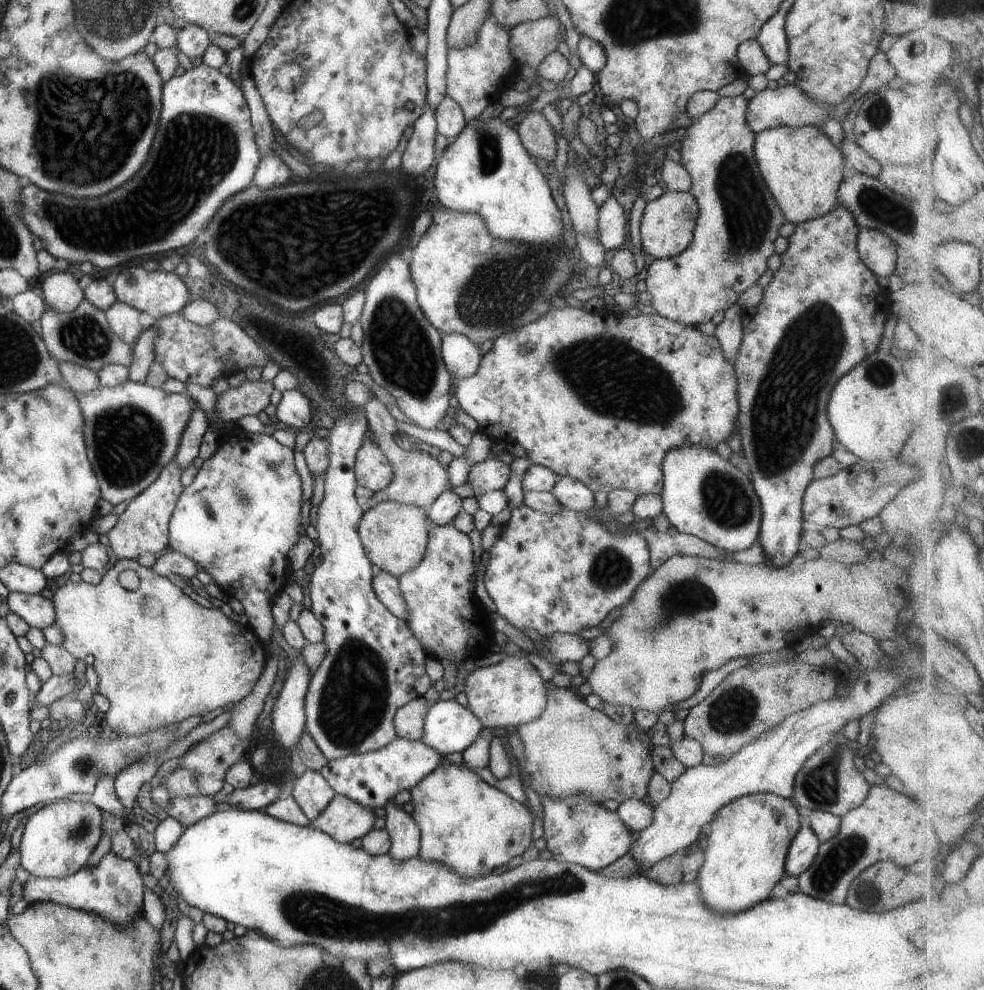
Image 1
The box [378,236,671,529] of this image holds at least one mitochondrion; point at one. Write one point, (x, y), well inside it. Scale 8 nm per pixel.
(491, 298)

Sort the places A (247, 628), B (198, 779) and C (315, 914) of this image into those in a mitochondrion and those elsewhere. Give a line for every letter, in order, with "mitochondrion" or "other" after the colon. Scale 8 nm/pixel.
A: other
B: mitochondrion
C: mitochondrion

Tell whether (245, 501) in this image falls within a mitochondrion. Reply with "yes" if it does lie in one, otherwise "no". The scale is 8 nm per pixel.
yes

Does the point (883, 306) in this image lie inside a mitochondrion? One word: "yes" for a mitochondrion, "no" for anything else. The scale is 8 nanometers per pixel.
no

